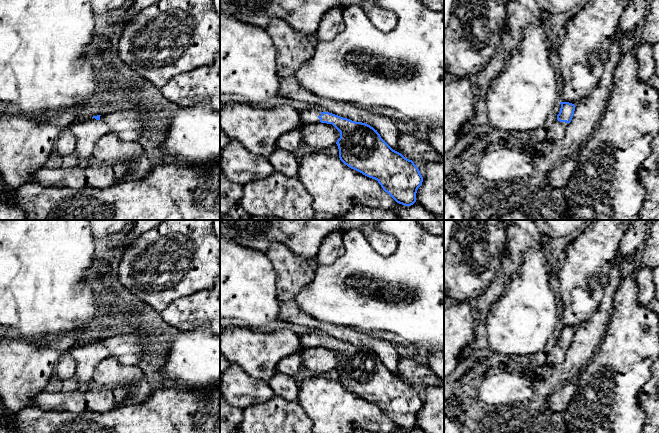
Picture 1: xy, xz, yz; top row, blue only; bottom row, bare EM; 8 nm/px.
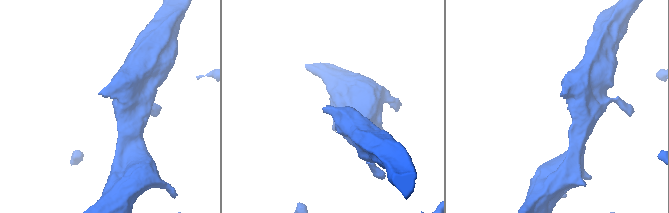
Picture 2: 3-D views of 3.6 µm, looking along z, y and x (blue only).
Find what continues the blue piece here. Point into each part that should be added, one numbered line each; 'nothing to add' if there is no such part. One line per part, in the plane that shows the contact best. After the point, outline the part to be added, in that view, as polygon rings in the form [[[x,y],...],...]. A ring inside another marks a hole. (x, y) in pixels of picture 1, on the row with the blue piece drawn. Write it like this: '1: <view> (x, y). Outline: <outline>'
1: xz (310, 115). Outline: [[[310,106],[308,109],[300,111],[301,120],[303,124],[319,123],[320,119],[318,117],[321,115],[322,112],[329,111],[321,106]]]

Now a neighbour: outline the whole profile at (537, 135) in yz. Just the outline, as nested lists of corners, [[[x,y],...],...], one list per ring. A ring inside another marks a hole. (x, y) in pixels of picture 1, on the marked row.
[[[551,113],[545,124],[537,129],[527,132],[510,132],[512,136],[521,139],[524,143],[526,142],[543,142],[546,141],[547,131],[557,119],[557,116]]]

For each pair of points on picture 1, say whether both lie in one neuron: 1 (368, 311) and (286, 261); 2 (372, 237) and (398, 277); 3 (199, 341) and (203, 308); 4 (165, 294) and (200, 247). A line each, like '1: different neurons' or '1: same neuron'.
1: different neurons
2: different neurons
3: different neurons
4: same neuron

